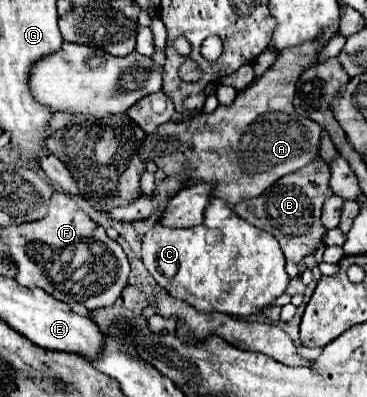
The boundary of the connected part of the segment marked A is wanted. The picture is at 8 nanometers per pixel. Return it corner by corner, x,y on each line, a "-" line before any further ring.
338,22
332,28
328,28
328,32
324,32
324,36
320,40
316,40
316,44
302,44
300,48
286,48
286,52
280,52
274,66
262,78
254,80
248,86
248,90
242,90
230,106
218,106
212,114
202,112
202,114
192,116
190,120
162,124
154,134
146,136
144,144
140,146
140,152
142,152
140,156
144,156
144,160
152,160
158,168
164,170
166,176
180,174
182,162
192,166
194,172
192,172
192,180
188,180
188,184
194,184
196,180
198,182
216,182
216,192
212,196
222,198
230,206
238,204
244,198
260,196
266,188
270,188
282,176
298,172
300,168
304,168
306,164
310,164
312,160
318,158
322,128
316,122
312,122
296,112
296,108
292,104
296,82
298,82
302,68
306,68
314,62
316,54
324,48
324,44
336,32
338,32

